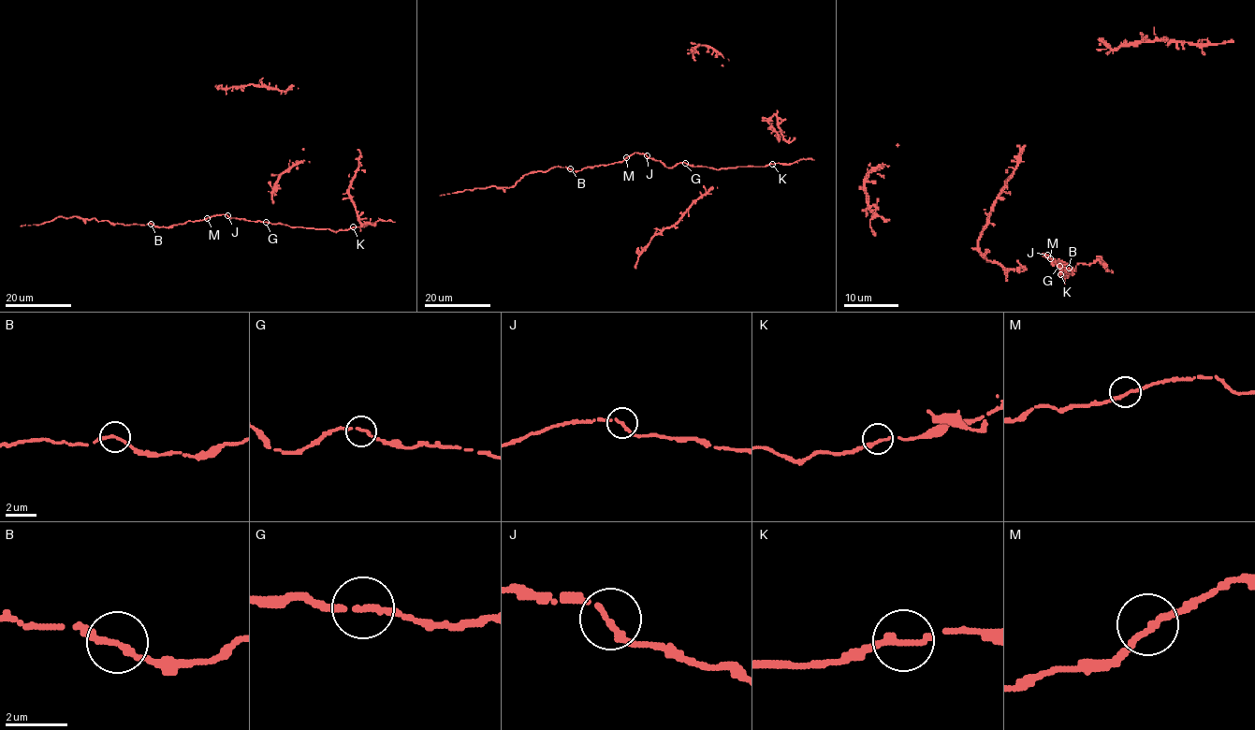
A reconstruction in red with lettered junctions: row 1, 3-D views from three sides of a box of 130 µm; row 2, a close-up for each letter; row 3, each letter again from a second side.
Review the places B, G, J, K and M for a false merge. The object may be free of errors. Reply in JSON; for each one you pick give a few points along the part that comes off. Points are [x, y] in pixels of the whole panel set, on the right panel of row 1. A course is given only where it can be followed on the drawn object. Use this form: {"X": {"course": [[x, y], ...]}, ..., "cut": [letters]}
{"cut": []}

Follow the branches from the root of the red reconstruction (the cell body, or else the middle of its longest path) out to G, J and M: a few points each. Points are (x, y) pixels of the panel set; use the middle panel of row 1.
G: (772, 164), (716, 169), (685, 163)
J: (772, 164), (716, 169), (679, 162), (666, 167), (647, 155)
M: (772, 164), (716, 169), (692, 167), (684, 162), (666, 167), (659, 160), (636, 153), (626, 157)

